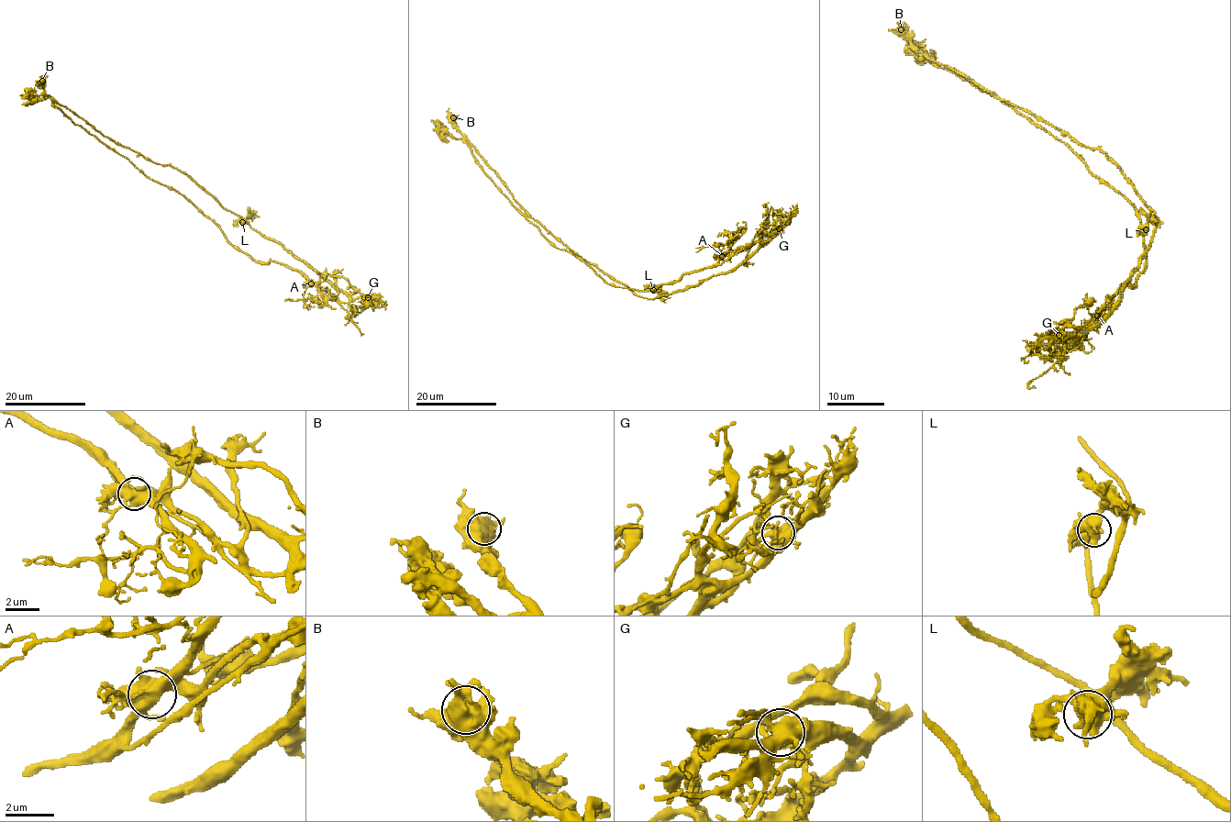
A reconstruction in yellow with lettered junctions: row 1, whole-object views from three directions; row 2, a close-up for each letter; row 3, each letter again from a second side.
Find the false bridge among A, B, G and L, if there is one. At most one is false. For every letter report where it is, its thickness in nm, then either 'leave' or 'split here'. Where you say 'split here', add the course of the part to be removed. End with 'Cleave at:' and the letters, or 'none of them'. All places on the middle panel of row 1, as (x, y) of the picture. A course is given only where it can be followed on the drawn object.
A: place (722, 256); calibre 600 nm; split here; course (722, 256), (707, 268), (651, 289), (608, 284), (541, 234), (485, 174), (464, 140), (431, 121)
B: place (453, 117); calibre 600 nm; leave
G: place (779, 228); calibre 500 nm; leave
L: place (653, 290); calibre 600 nm; leave
Cleave at: A

